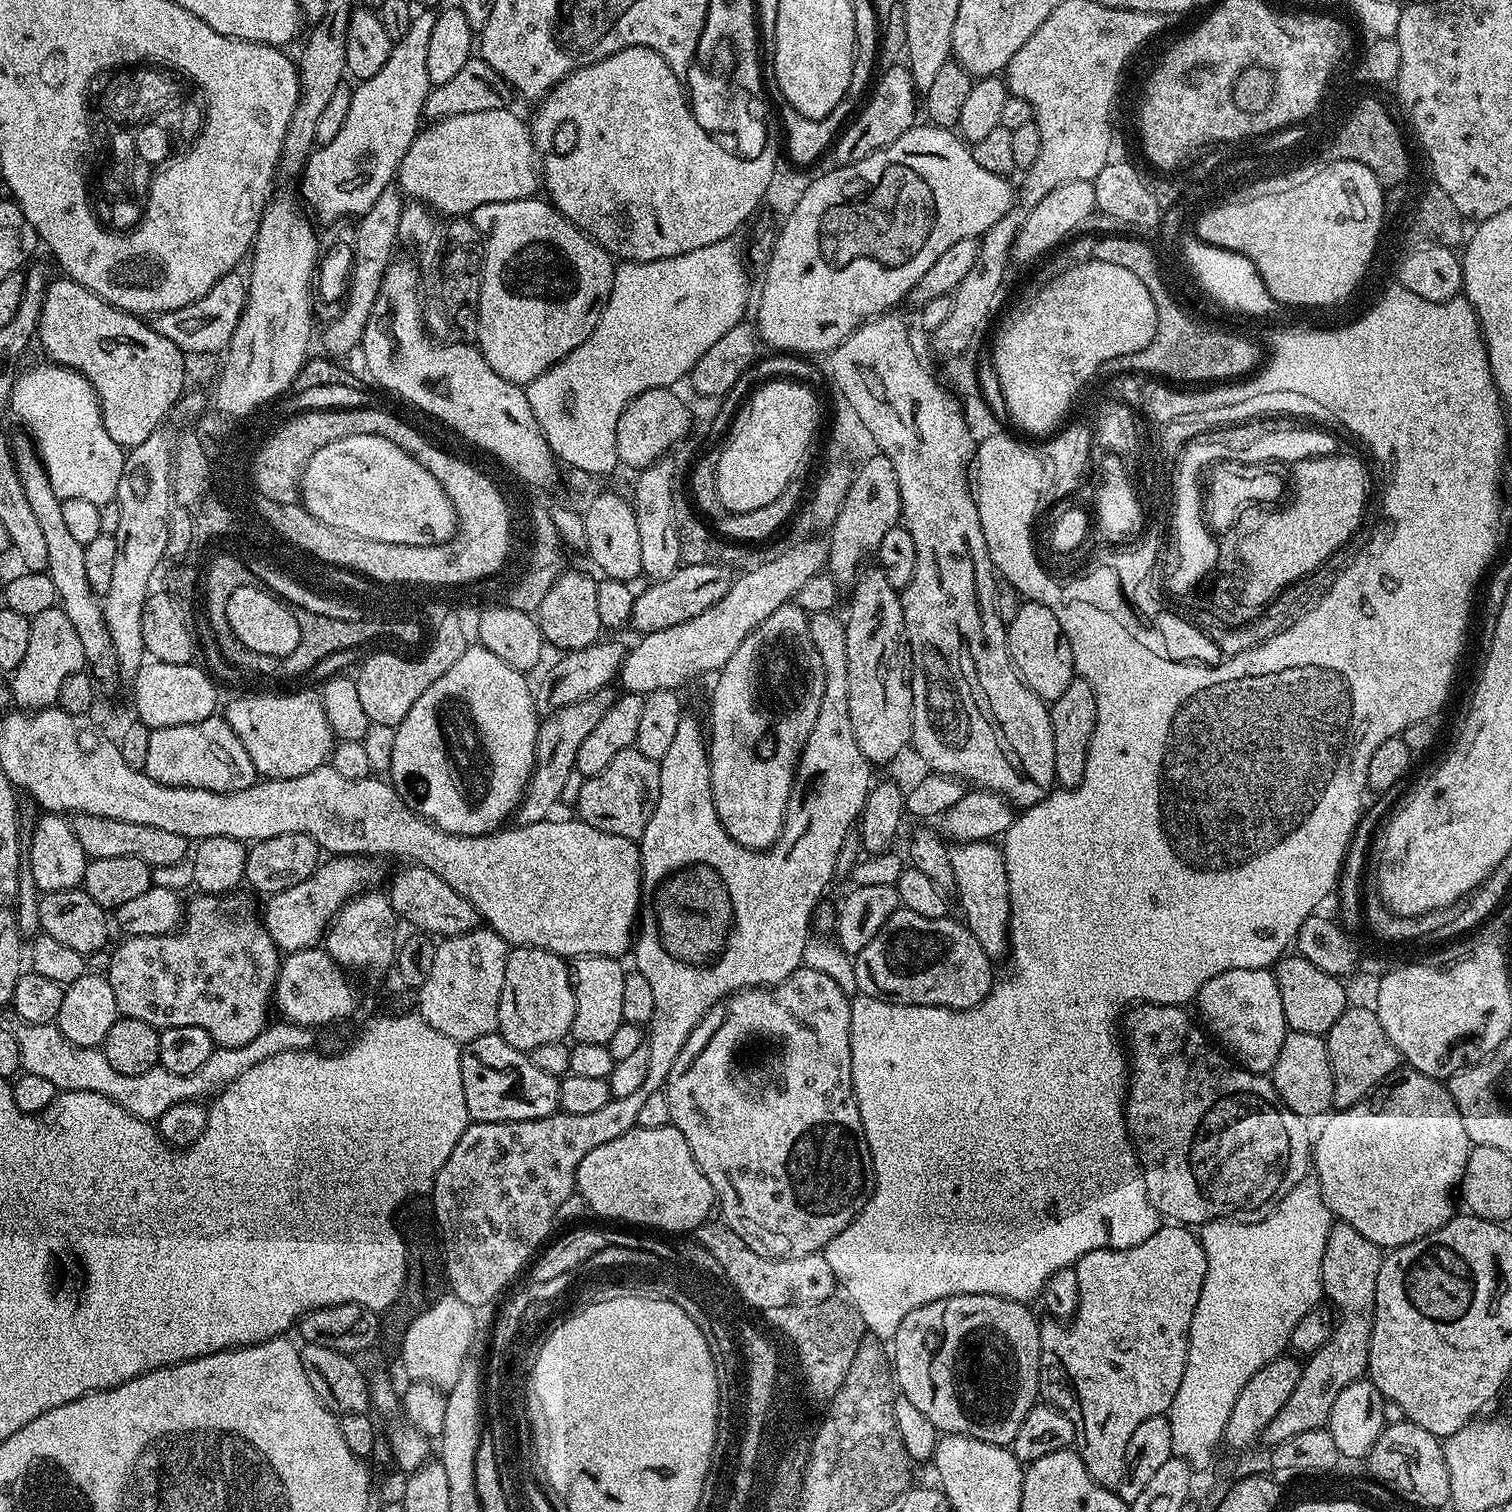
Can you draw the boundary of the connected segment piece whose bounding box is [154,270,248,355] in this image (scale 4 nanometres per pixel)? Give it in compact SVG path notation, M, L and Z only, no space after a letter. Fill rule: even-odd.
M236 270L226 273L209 292L198 298L198 302L190 302L190 306L182 306L178 310L159 313L154 320L156 332L162 334L162 338L170 338L170 342L174 342L174 346L178 346L185 354L223 353L238 326L244 303L248 301L248 285L245 277L238 273Z

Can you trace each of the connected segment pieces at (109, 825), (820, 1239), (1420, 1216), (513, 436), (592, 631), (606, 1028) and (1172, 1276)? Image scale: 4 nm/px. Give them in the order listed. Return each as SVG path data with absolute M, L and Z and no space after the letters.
M76 814L71 817L74 834L82 842L82 850L93 860L98 858L122 858L133 856L142 858L142 862L151 864L153 869L168 868L190 852L190 841L182 834L170 834L170 830L158 830L158 826L142 826L134 822L122 822L114 818L85 816Z
M799 967L791 976L785 978L780 984L773 984L762 988L741 988L738 992L733 992L724 997L723 1000L717 1002L708 1013L701 1018L698 1026L694 1026L694 1030L686 1042L680 1048L678 1058L674 1058L672 1069L668 1075L668 1082L663 1089L663 1094L669 1102L669 1118L671 1127L678 1129L686 1139L692 1151L692 1157L696 1165L702 1170L702 1174L710 1182L712 1194L715 1203L718 1205L718 1212L725 1216L728 1227L737 1232L750 1250L754 1250L755 1254L762 1254L766 1258L774 1258L775 1260L785 1260L786 1258L798 1258L799 1256L810 1256L819 1253L826 1245L835 1238L842 1230L846 1230L846 1226L852 1224L852 1220L864 1208L864 1204L868 1201L868 1197L872 1194L872 1159L870 1158L870 1146L866 1142L866 1134L862 1130L862 1118L858 1110L858 1102L856 1095L852 1089L852 1047L850 1046L850 1003L849 993L844 992L838 986L838 982L834 982L834 978L827 977L818 970L810 970L806 967Z
M1401 1066L1384 1079L1384 1083L1368 1097L1366 1102L1355 1104L1353 1108L1333 1111L1324 1122L1320 1133L1317 1136L1315 1133L1314 1136L1314 1178L1320 1183L1324 1201L1328 1203L1328 1209L1331 1210L1337 1221L1354 1226L1354 1230L1358 1230L1358 1234L1362 1234L1362 1238L1370 1238L1370 1242L1374 1242L1381 1250L1391 1250L1438 1230L1452 1219L1454 1215L1452 1195L1455 1192L1457 1195L1458 1189L1461 1187L1470 1151L1470 1141L1466 1134L1466 1126L1462 1124L1462 1114L1458 1112L1454 1098L1437 1077L1422 1074L1416 1068Z
M400 258L393 259L392 263L389 264L386 274L382 278L382 286L378 290L378 298L374 302L374 310L370 314L370 318L366 322L364 327L364 339L362 341L362 353L364 352L364 364L368 367L368 372L381 384L384 388L389 388L392 392L397 392L404 400L409 400L416 408L421 408L424 412L429 412L432 416L437 416L442 423L448 428L453 428L458 435L464 440L469 440L473 449L479 450L481 453L491 448L492 451L496 452L497 456L504 457L504 460L508 464L515 468L516 473L520 476L521 481L525 485L537 484L538 487L544 488L547 484L552 484L556 480L556 468L558 469L558 461L553 456L550 446L546 442L546 438L542 434L542 430L538 426L538 422L534 416L534 410L530 408L530 402L528 401L528 393L521 385L511 384L506 382L506 378L502 378L498 374L494 374L494 370L490 370L490 362L486 362L486 358L480 353L475 347L472 348L471 343L460 342L464 344L444 344L448 342L441 342L439 339L433 338L428 329L424 327L424 313L422 311L422 299L420 300L420 272L421 269L417 267L411 259L400 260Z
M562 571L534 615L536 623L540 625L540 633L551 647L553 644L559 650L577 652L580 648L597 643L601 639L602 629L598 618L596 580L584 572Z
M578 956L571 961L570 975L572 978L572 989L574 990L574 1022L572 1023L571 1039L576 1042L594 1042L595 1044L608 1044L610 1038L618 1030L618 1026L624 1023L622 1018L622 982L626 971L625 965L620 965L621 961L614 956Z
M1161 1226L1156 1229L1146 1242L1129 1248L1103 1248L1102 1250L1090 1250L1074 1267L1078 1274L1078 1306L1075 1316L1067 1323L1055 1318L1048 1318L1040 1324L1040 1390L1039 1399L1045 1404L1066 1414L1070 1422L1076 1424L1078 1433L1078 1451L1084 1460L1086 1470L1090 1478L1094 1478L1096 1484L1103 1488L1115 1489L1122 1482L1122 1473L1126 1471L1126 1442L1130 1442L1130 1434L1138 1430L1142 1422L1151 1416L1163 1416L1174 1402L1174 1394L1178 1394L1178 1386L1182 1382L1182 1374L1186 1370L1186 1358L1188 1357L1188 1331L1190 1322L1194 1318L1194 1310L1198 1306L1200 1291L1206 1278L1206 1254L1200 1245L1199 1235L1188 1226Z

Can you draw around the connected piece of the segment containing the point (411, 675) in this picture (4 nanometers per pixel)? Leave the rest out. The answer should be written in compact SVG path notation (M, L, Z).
M449 618L440 627L434 649L430 654L421 655L420 660L407 660L392 652L376 652L366 657L360 673L354 676L366 718L373 724L395 728L403 722L406 714L410 714L410 706L414 706L414 702L418 702L418 698L422 698L422 694L426 694L426 690L434 686L434 682L438 682L438 678L442 678L442 674L446 674L446 670L450 670L458 658L462 658L461 648L464 648L464 637L461 636L460 627L457 627L457 620Z

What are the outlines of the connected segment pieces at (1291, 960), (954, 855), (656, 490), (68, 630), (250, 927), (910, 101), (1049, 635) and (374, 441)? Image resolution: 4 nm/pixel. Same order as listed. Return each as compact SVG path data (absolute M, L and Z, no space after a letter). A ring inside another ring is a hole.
M1288 954L1276 961L1274 965L1274 975L1278 984L1278 991L1282 998L1282 1009L1285 1015L1287 1027L1294 1032L1302 1034L1314 1034L1315 1036L1324 1036L1332 1029L1334 1022L1342 1018L1345 1008L1349 1007L1348 992L1343 988L1341 981L1337 977L1326 974L1318 970L1310 961L1299 954Z
M986 840L957 843L950 851L950 866L954 866L954 896L960 899L963 923L967 924L974 938L978 938L978 946L986 950L989 960L999 962L1003 956L1005 959L1010 952L1008 919L1012 913L1012 899L1003 851Z
M672 458L658 460L648 468L639 469L636 480L636 489L630 495L630 503L636 509L636 521L638 522L638 538L642 542L642 566L643 575L648 578L663 578L673 576L676 569L681 567L680 547L676 537L676 525L672 522L674 502L672 494L672 471L676 464Z
M57 606L42 610L42 614L31 617L31 622L30 642L26 645L22 666L18 666L10 676L10 700L20 710L53 707L64 679L86 668L82 638L78 638L78 630L74 630L74 622L66 618L63 608Z
M196 894L192 901L187 901L186 911L182 917L182 923L175 932L167 932L161 936L129 936L121 939L117 946L116 953L106 969L106 977L112 990L114 998L117 999L117 1010L121 1017L129 1016L138 1018L138 1022L146 1022L158 1030L173 1028L174 1026L202 1026L210 1034L213 1045L221 1048L241 1048L246 1042L254 1042L258 1034L262 1034L270 1023L268 1008L273 1007L274 993L276 990L276 976L280 973L280 962L282 953L276 943L270 938L270 934L264 929L263 919L258 915L258 908L252 905L248 896L241 894L225 894L214 896L211 894Z
M891 66L885 67L880 73L882 73L880 81L878 81L878 76L866 103L859 109L858 115L839 133L838 139L831 145L827 153L829 165L841 168L847 164L853 164L856 160L866 158L874 150L884 148L890 142L902 138L902 134L909 132L917 123L918 89L912 81L911 72L904 66Z
M1035 602L1021 603L1018 614L1014 614L1014 622L1007 624L1006 631L1012 665L1028 688L1034 690L1034 694L1041 696L1045 702L1059 698L1076 676L1076 667L1070 642L1066 642L1066 634L1058 618L1054 618L1054 610Z
M354 434L338 438L315 452L302 475L302 488L307 495L308 507L316 515L338 526L351 536L373 539L374 542L426 546L451 541L457 530L456 514L444 487L413 456L406 454L394 442L374 434Z

